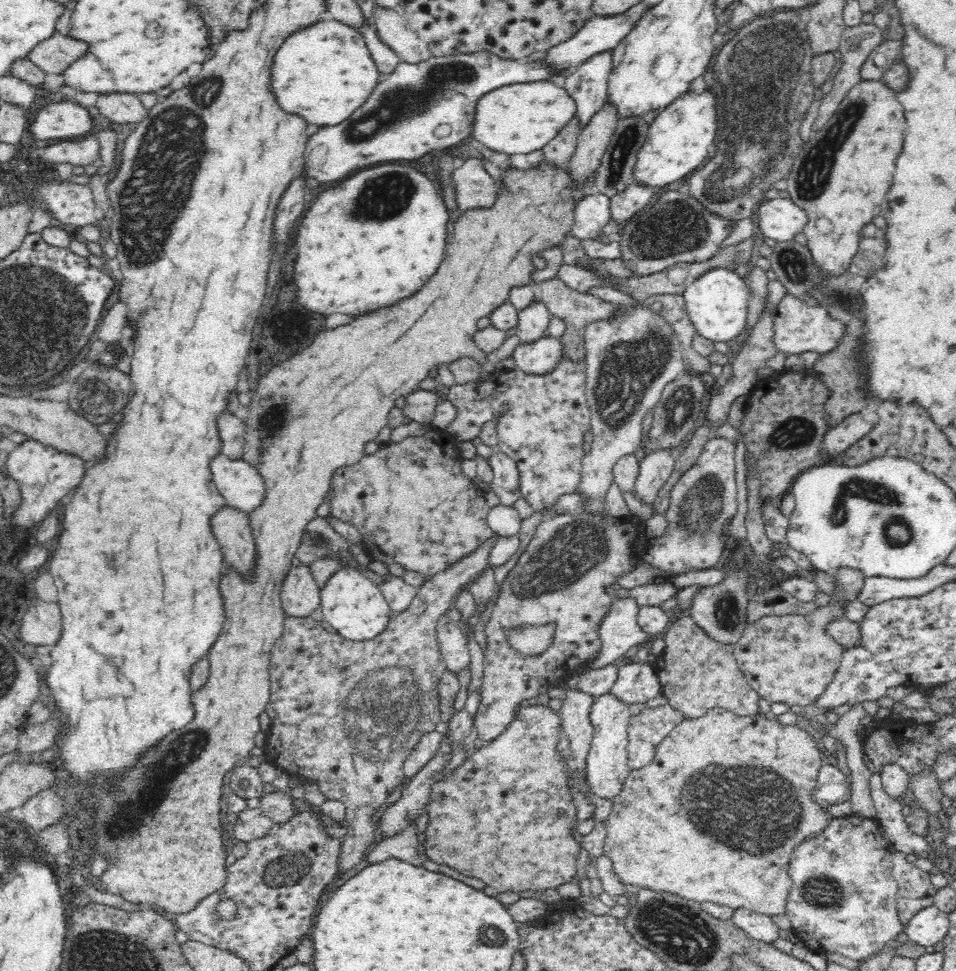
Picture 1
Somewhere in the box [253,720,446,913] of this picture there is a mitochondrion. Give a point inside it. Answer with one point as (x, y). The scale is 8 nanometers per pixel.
(284, 872)

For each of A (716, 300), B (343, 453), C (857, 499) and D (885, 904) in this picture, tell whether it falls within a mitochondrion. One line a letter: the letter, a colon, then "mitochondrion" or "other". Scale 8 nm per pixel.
A: other
B: other
C: mitochondrion
D: other

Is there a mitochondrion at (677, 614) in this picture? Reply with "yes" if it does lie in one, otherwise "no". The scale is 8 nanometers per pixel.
no

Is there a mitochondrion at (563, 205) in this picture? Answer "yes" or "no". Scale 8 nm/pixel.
no

